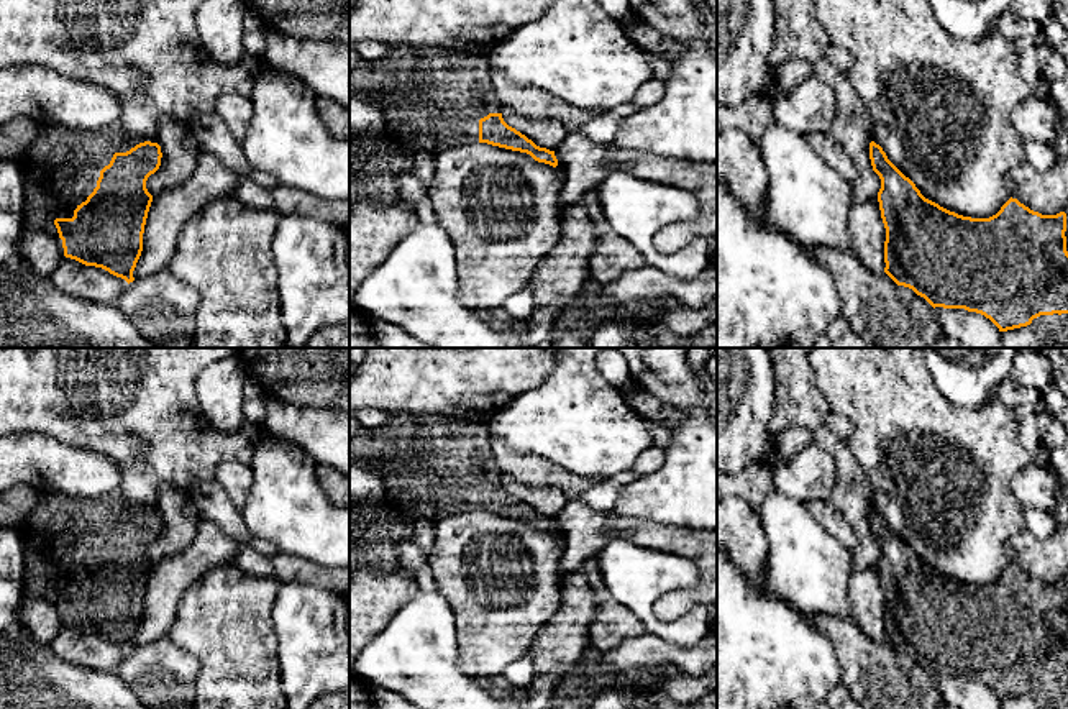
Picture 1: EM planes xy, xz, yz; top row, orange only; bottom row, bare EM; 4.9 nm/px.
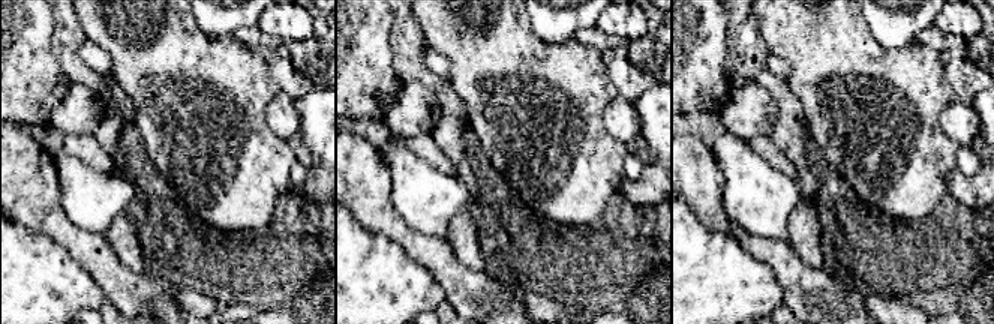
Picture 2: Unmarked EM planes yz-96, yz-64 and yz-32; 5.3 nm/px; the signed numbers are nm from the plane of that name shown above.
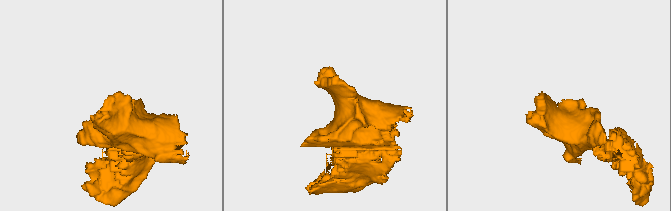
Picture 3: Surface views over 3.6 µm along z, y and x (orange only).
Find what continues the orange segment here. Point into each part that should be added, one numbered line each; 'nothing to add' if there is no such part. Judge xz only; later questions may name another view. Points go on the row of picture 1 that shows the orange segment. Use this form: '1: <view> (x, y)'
1: xz (451, 91)

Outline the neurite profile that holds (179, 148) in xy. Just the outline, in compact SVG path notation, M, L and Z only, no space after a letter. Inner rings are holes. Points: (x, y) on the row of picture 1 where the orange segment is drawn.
M172 117L159 118L157 144L162 153L161 166L146 181L153 197L192 176L200 148L189 126Z

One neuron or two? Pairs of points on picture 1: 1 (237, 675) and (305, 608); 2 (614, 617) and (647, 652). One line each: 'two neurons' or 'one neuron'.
1: two neurons
2: two neurons

